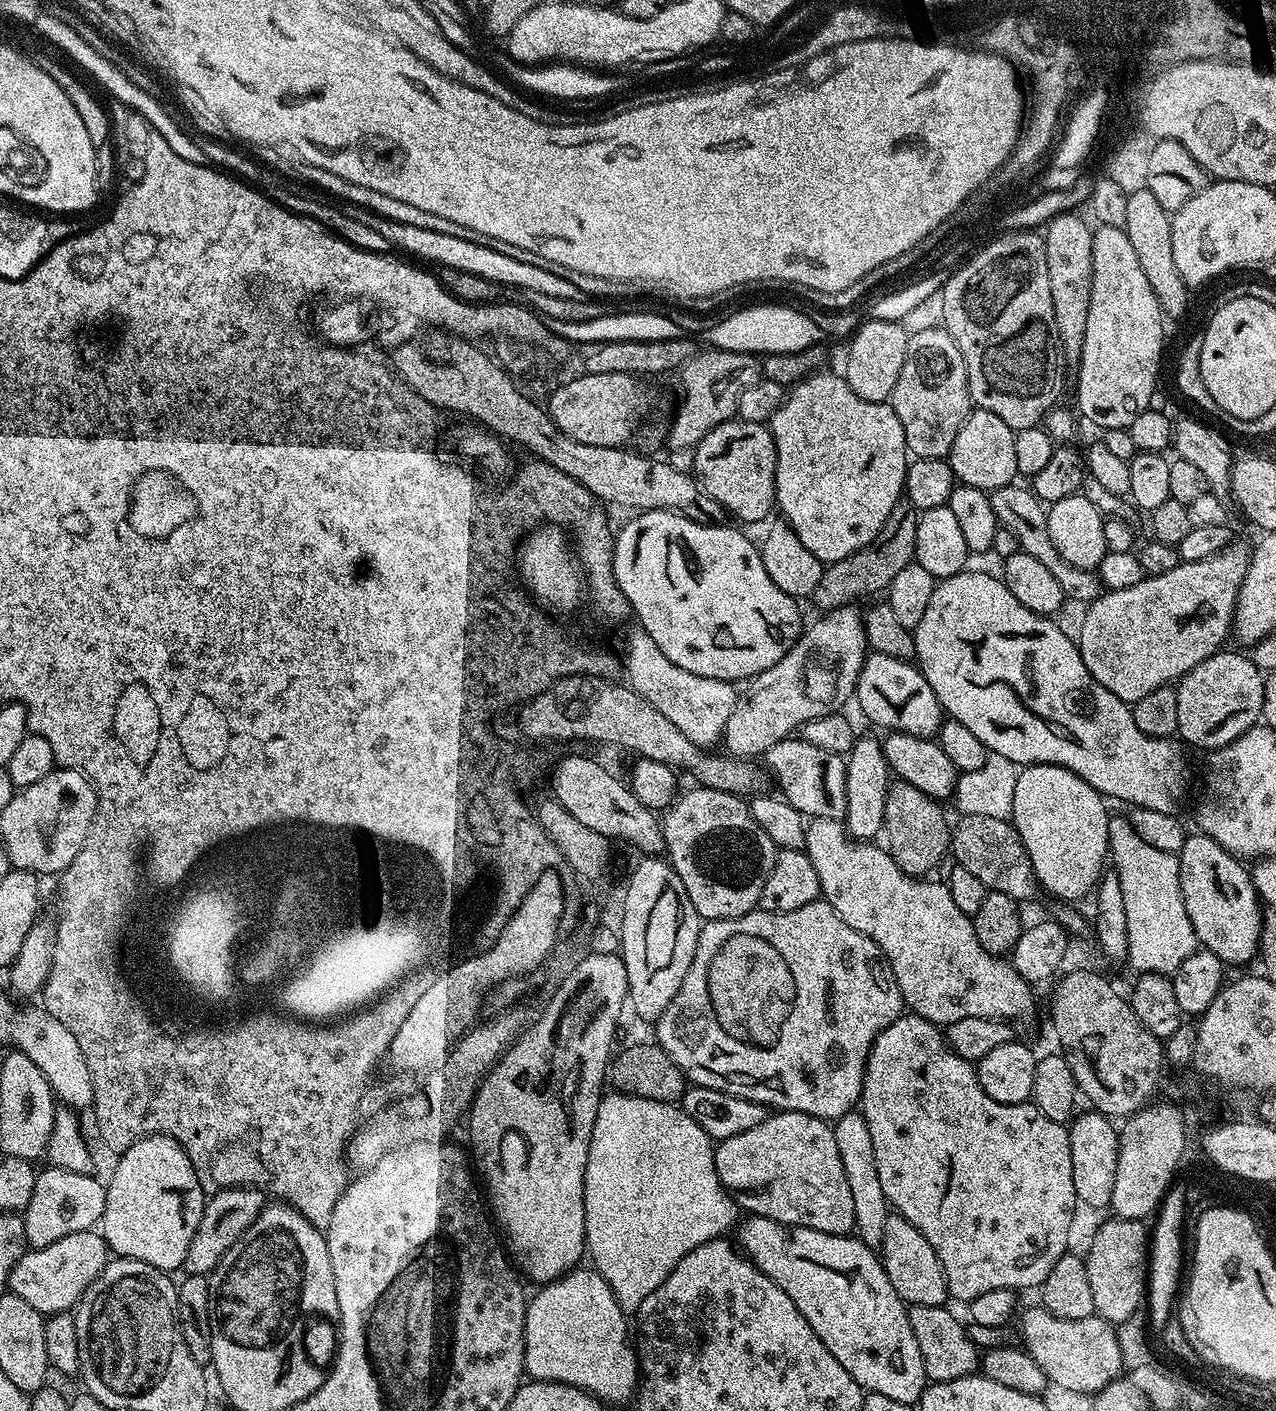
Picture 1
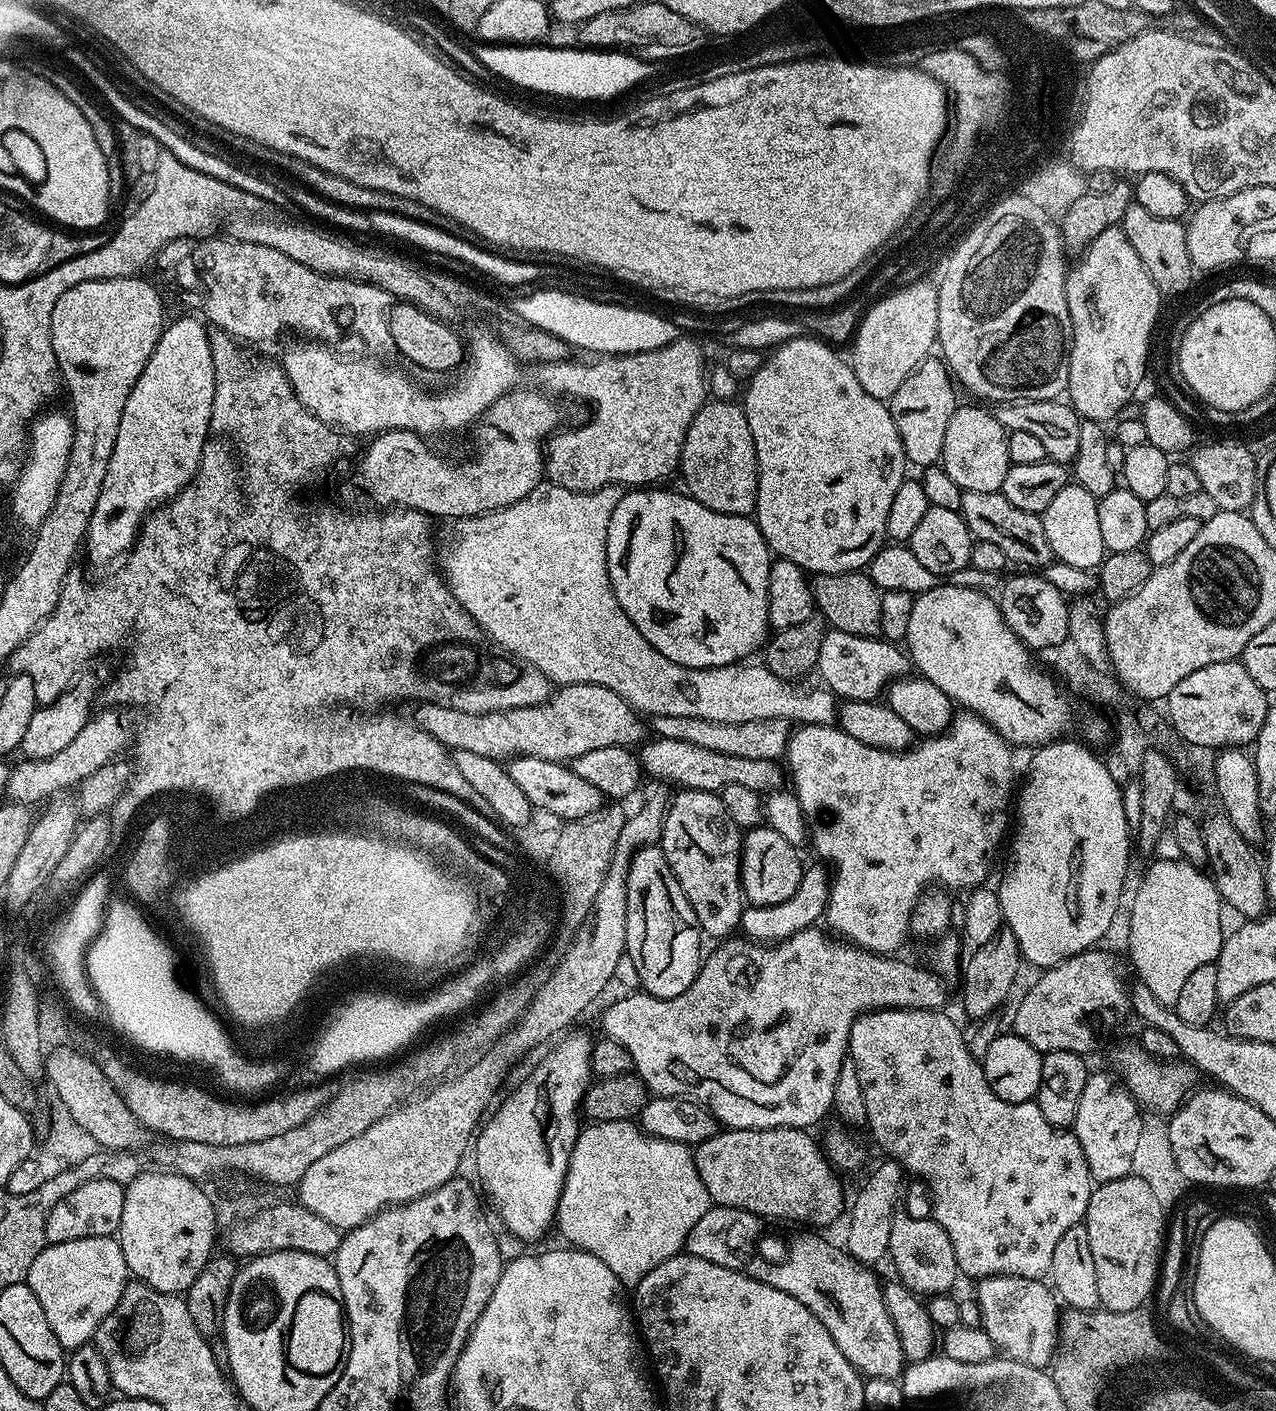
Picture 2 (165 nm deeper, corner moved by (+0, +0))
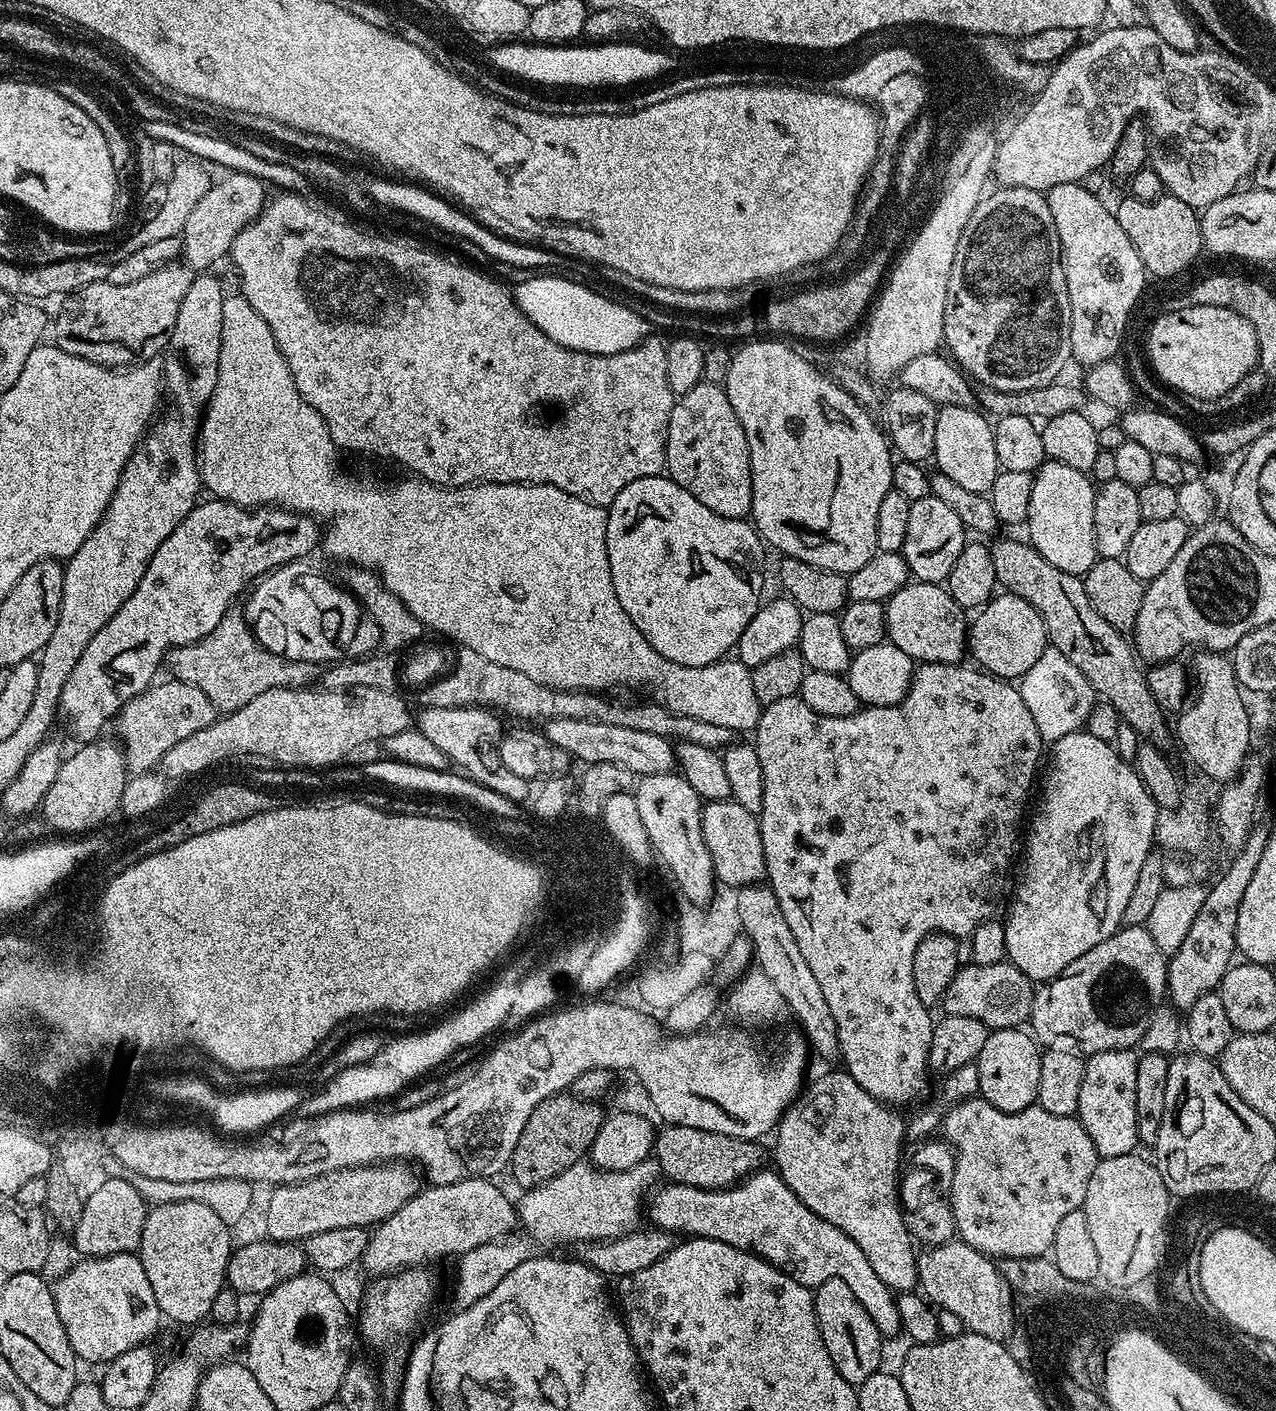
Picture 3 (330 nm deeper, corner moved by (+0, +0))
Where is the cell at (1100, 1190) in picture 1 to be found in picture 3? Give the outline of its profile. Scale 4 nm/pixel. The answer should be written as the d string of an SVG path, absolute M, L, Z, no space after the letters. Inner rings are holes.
M1126 1048L1099 1052L1084 1061L1082 1091L1078 1093L1076 1116L1086 1134L1090 1134L1097 1157L1118 1158L1133 1155L1137 1151L1140 1138L1138 1122L1134 1118L1137 1071L1137 1053Z

